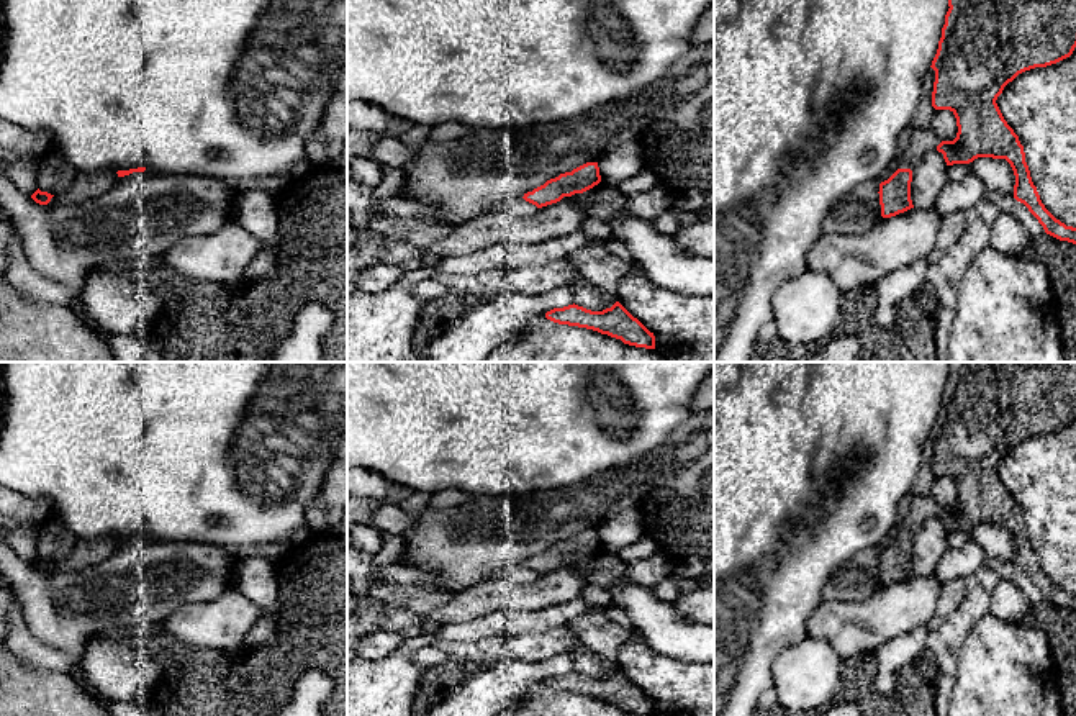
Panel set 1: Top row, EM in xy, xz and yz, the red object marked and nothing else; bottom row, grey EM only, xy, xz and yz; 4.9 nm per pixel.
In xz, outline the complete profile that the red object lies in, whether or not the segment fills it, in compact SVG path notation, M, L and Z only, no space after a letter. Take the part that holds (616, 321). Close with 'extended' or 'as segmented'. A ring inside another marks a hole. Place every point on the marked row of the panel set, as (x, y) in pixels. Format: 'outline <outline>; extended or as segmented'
outline M619 301L603 311L591 311L578 305L554 308L545 318L568 326L578 326L621 339L624 344L655 349L655 336Z; as segmented

